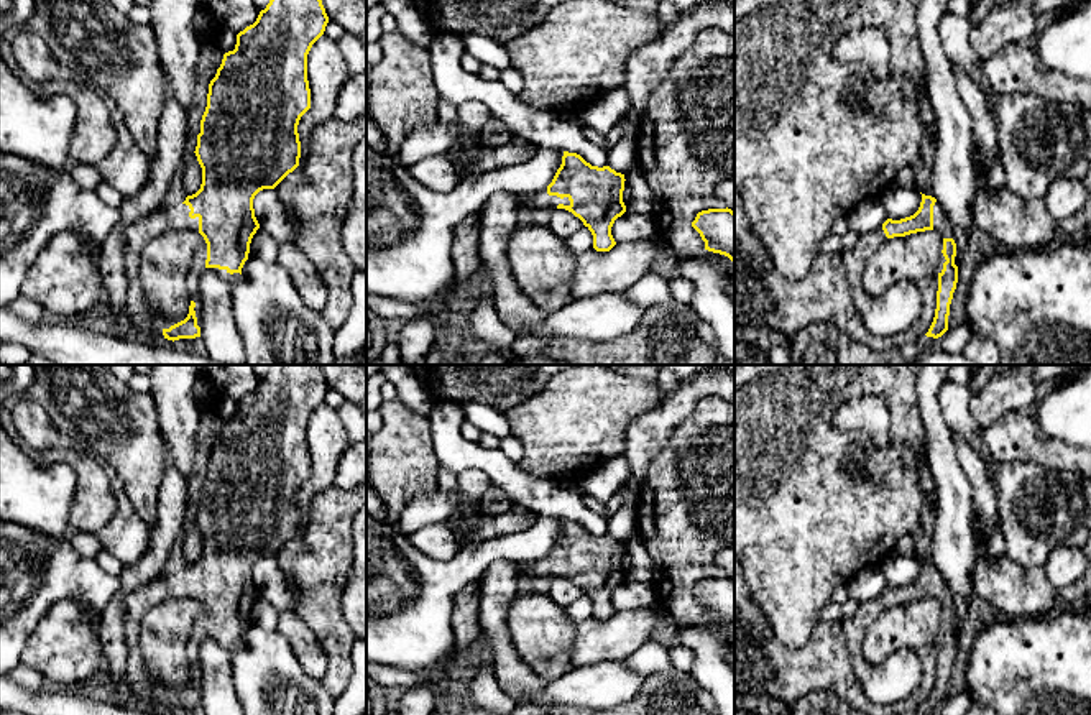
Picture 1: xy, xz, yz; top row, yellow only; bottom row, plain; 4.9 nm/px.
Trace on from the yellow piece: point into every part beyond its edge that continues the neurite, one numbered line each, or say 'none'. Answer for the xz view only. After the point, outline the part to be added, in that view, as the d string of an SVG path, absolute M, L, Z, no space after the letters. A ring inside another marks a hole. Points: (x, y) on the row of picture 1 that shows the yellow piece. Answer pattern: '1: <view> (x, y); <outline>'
1: xz (541, 199); M542 189L534 194L518 194L519 204L522 205L524 212L531 209L555 209L559 204L570 205L569 197L557 197L557 196L549 196L547 189Z

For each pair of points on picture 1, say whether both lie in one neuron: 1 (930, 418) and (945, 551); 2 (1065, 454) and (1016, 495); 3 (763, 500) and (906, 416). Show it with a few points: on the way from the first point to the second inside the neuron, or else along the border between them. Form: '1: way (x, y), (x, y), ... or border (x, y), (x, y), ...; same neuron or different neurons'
1: way (940, 451), (950, 477), (950, 518); same neuron
2: border (1008, 461), (1039, 462), (1049, 472); different neurons
3: way (805, 498), (851, 498), (891, 459); same neuron

